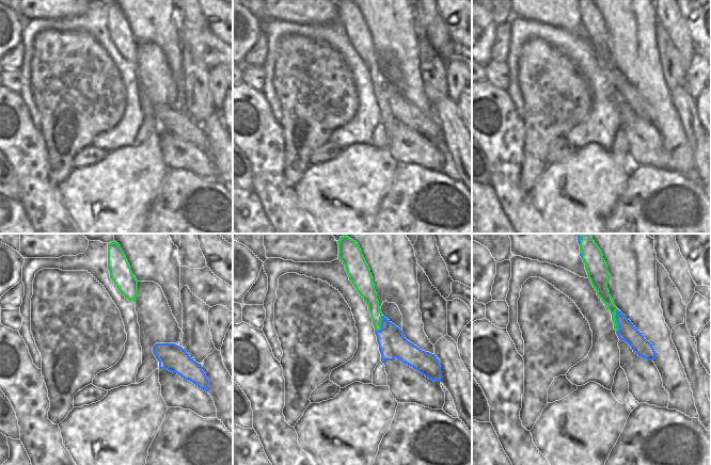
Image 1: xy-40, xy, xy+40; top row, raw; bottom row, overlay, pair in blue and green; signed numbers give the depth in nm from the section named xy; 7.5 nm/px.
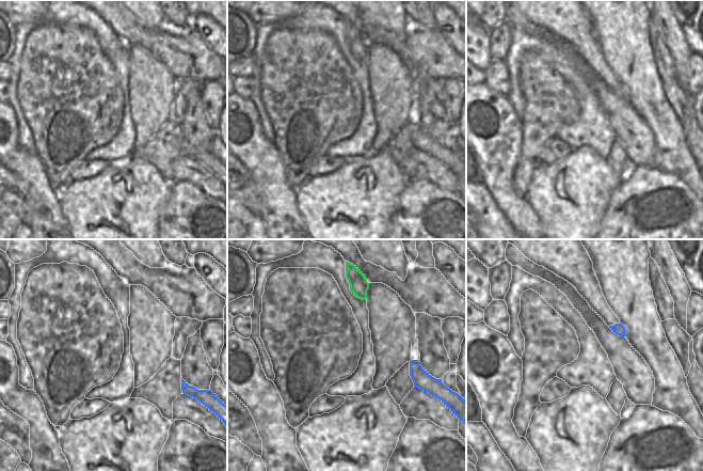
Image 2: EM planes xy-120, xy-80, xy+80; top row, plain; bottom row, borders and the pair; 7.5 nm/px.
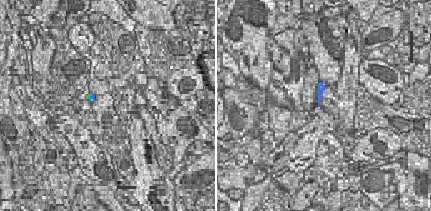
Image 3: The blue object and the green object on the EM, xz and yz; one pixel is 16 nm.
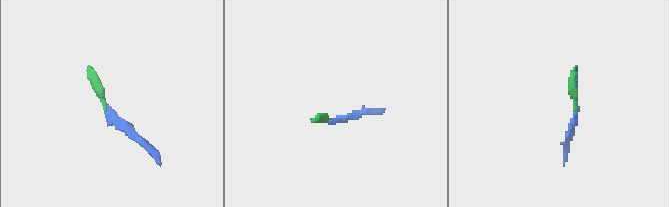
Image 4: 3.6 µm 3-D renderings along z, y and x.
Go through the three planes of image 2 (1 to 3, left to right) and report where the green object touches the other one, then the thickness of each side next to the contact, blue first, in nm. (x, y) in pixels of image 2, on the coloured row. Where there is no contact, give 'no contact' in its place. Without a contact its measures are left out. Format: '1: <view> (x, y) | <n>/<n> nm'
1: no contact
2: no contact
3: no contact

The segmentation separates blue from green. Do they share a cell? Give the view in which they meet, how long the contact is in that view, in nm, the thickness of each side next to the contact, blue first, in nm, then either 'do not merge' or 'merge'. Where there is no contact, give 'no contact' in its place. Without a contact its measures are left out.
meets blue in xy+40; contact 170 nm long; 140 nm thick on the blue side, 90 nm on the other; do not merge

